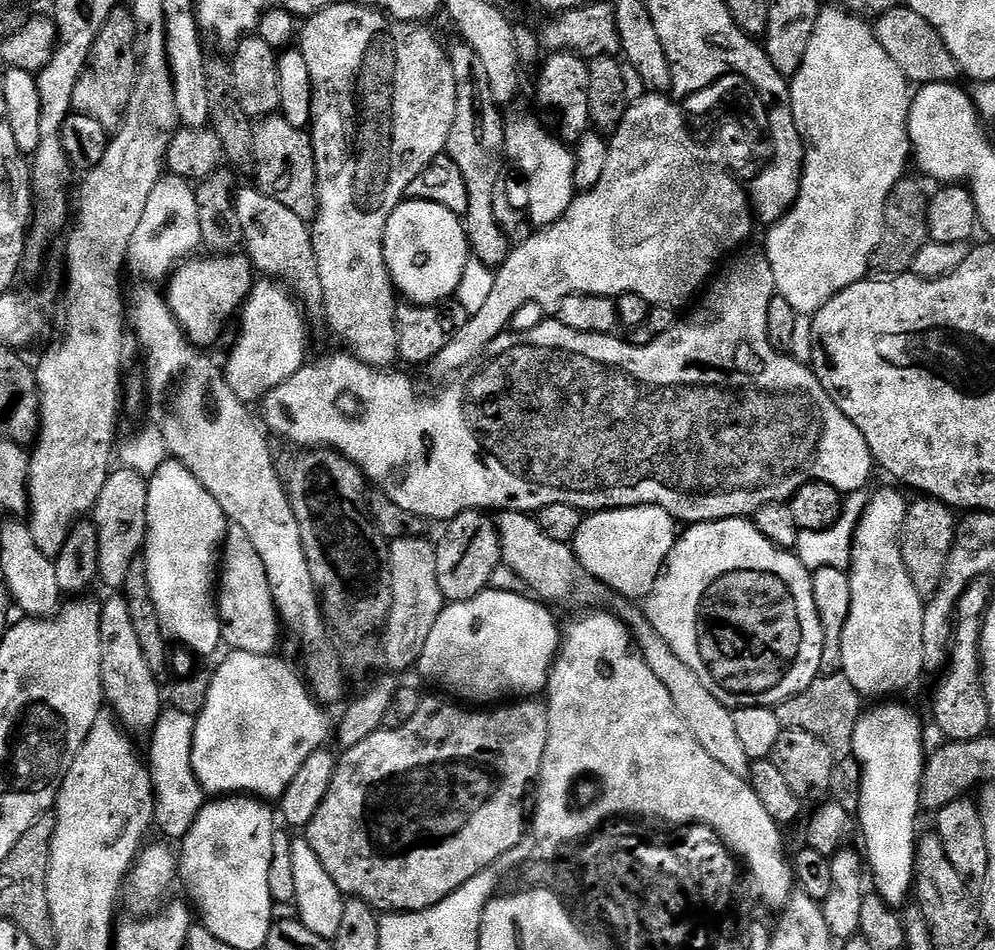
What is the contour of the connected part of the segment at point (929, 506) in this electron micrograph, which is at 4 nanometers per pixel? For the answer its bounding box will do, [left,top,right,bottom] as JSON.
[900,498,958,598]

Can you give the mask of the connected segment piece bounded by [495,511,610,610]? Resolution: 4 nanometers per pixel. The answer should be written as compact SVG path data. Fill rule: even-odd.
M501 511L495 521L503 563L529 588L525 588L529 593L549 605L569 604L572 608L580 608L576 610L600 610L607 605L604 603L610 597L609 588L582 567L569 545L546 538L535 518L522 512Z

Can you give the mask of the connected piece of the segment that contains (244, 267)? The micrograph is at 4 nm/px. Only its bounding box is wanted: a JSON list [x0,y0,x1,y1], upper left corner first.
[166,254,254,350]

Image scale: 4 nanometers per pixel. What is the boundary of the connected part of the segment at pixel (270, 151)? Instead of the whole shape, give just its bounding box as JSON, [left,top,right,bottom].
[253,114,316,222]

